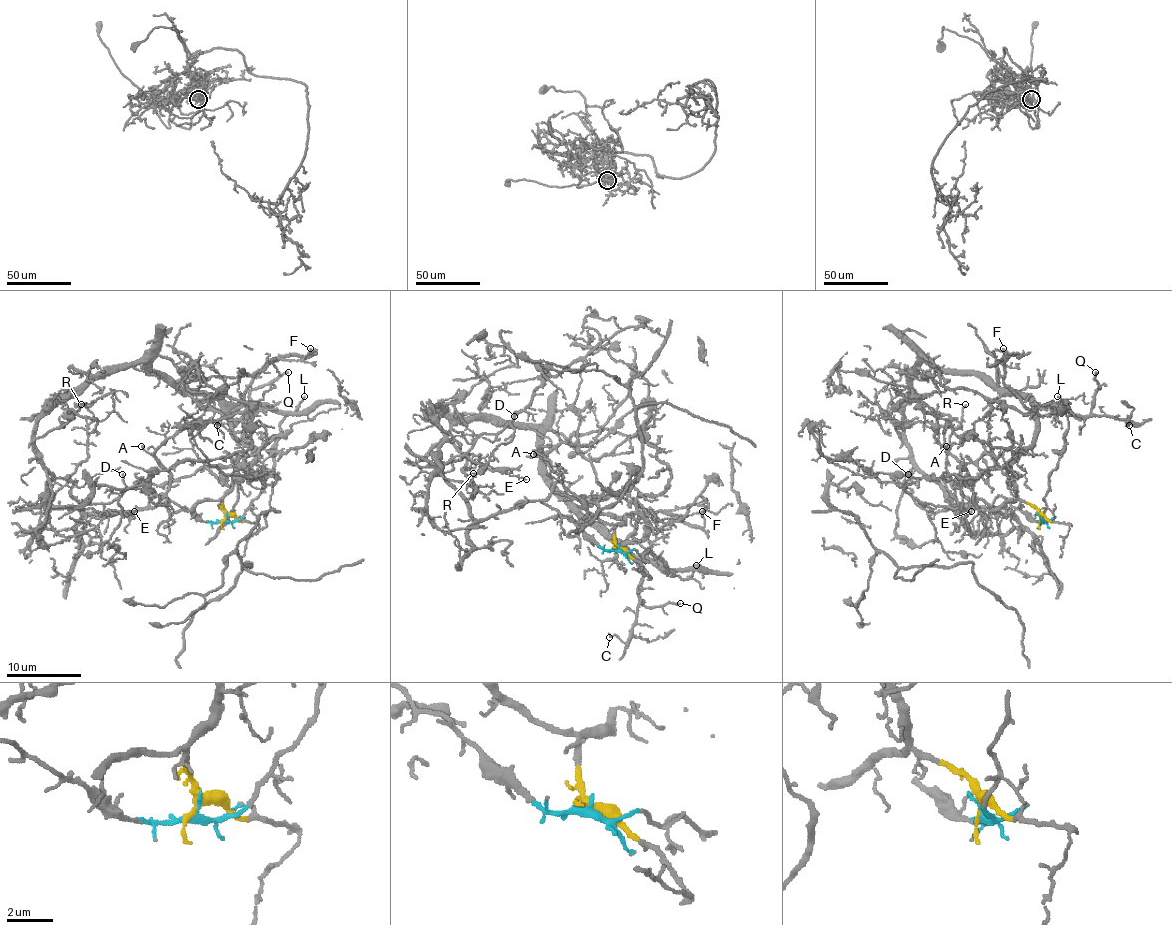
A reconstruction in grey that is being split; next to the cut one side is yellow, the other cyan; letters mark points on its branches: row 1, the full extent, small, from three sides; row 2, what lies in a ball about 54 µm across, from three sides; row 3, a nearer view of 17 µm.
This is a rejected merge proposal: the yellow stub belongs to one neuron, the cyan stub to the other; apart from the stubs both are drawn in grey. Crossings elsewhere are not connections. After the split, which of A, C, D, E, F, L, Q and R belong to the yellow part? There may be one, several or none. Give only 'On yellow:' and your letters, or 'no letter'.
On yellow: C, F, Q

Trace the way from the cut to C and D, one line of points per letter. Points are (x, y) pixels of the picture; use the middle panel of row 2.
C: (616, 547), (614, 528), (637, 513), (646, 532), (622, 545), (643, 571), (637, 622), (624, 643), (609, 637)
D: (618, 547), (598, 547), (536, 500), (476, 519), (442, 467), (482, 435), (496, 435), (513, 416)

